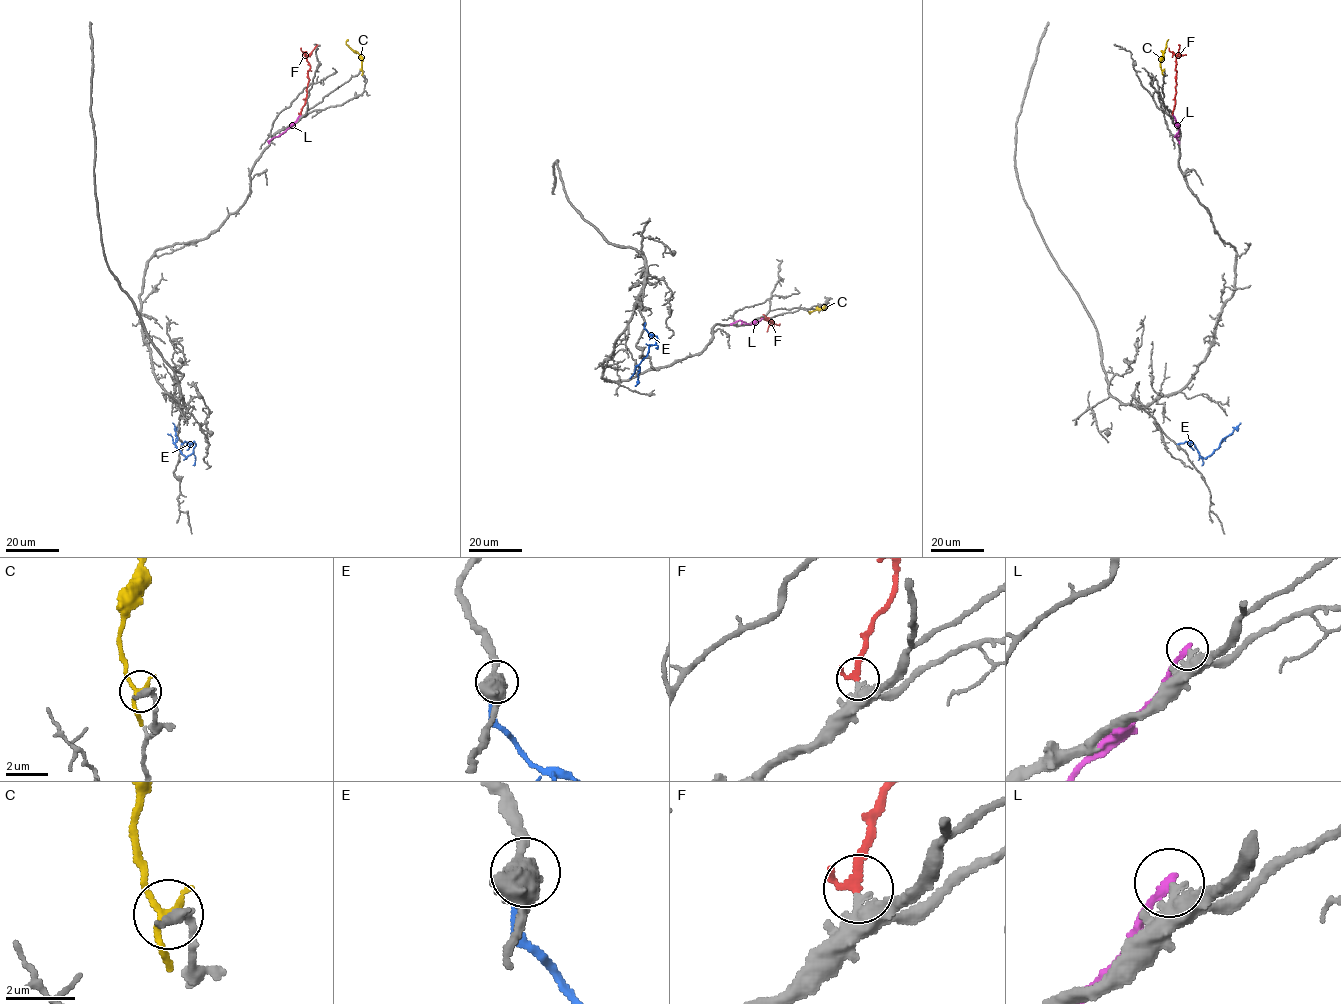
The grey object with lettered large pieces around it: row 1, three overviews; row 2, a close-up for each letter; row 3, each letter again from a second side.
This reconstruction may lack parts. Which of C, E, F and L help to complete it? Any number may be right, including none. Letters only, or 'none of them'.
F

